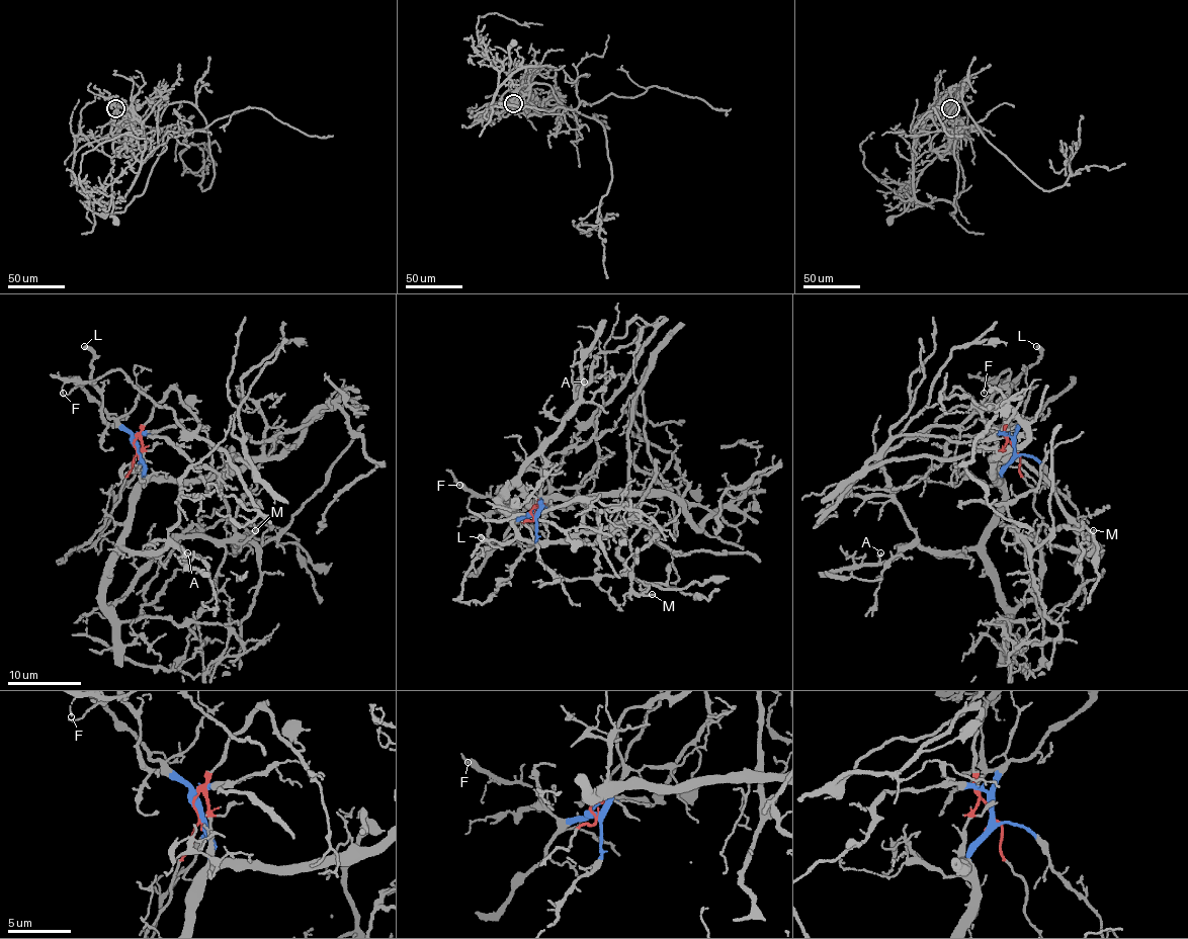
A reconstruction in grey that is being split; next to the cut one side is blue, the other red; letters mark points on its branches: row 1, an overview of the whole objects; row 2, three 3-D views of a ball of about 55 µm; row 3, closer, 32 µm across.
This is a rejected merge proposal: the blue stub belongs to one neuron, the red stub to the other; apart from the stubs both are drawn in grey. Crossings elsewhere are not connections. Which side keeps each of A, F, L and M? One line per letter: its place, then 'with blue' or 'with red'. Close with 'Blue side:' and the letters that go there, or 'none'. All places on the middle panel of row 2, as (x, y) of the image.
A: place (584, 381); with blue
F: place (459, 485); with red
L: place (481, 537); with blue
M: place (652, 594); with blue
Blue side: A, L, M

